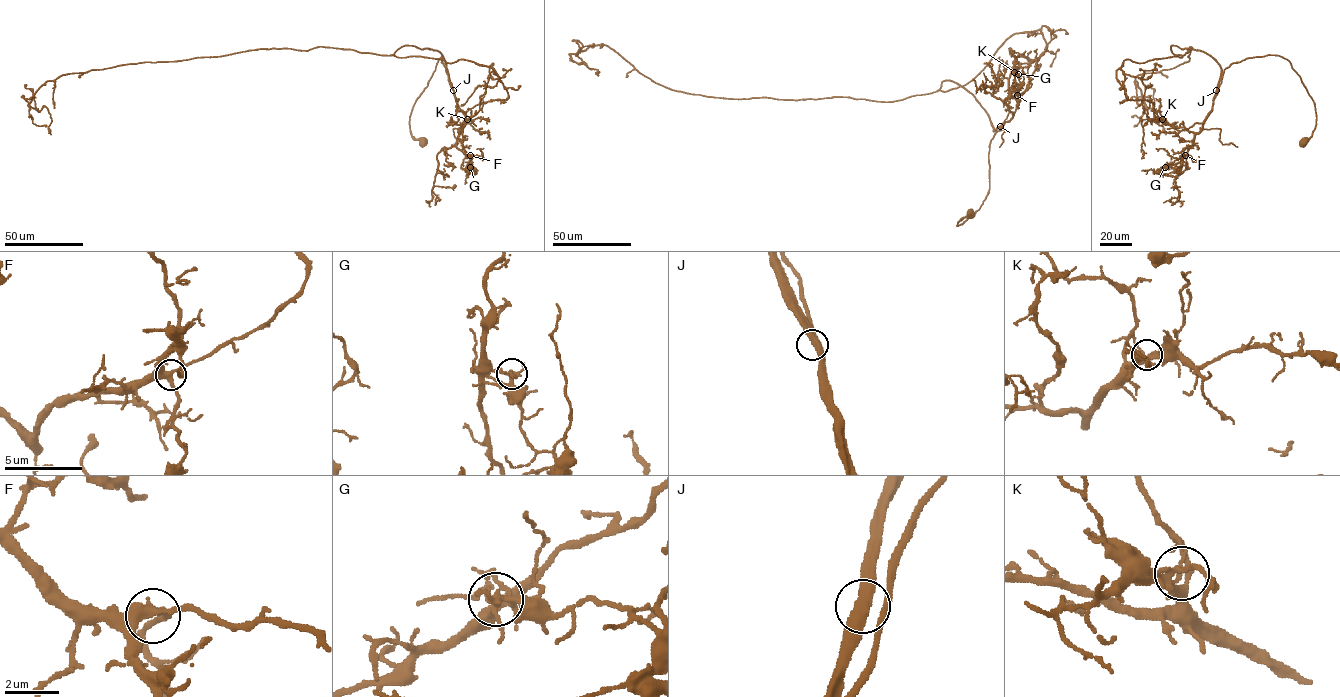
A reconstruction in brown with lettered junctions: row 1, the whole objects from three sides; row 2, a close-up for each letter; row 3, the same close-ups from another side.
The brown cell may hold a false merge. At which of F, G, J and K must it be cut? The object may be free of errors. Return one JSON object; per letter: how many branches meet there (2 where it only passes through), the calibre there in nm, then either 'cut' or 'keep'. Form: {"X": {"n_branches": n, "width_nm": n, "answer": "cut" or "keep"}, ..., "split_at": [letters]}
{"F": {"n_branches": 4, "width_nm": 360, "answer": "keep"}, "G": {"n_branches": 5, "width_nm": 240, "answer": "cut"}, "J": {"n_branches": 4, "width_nm": 360, "answer": "keep"}, "K": {"n_branches": 4, "width_nm": 240, "answer": "keep"}, "split_at": ["G"]}

